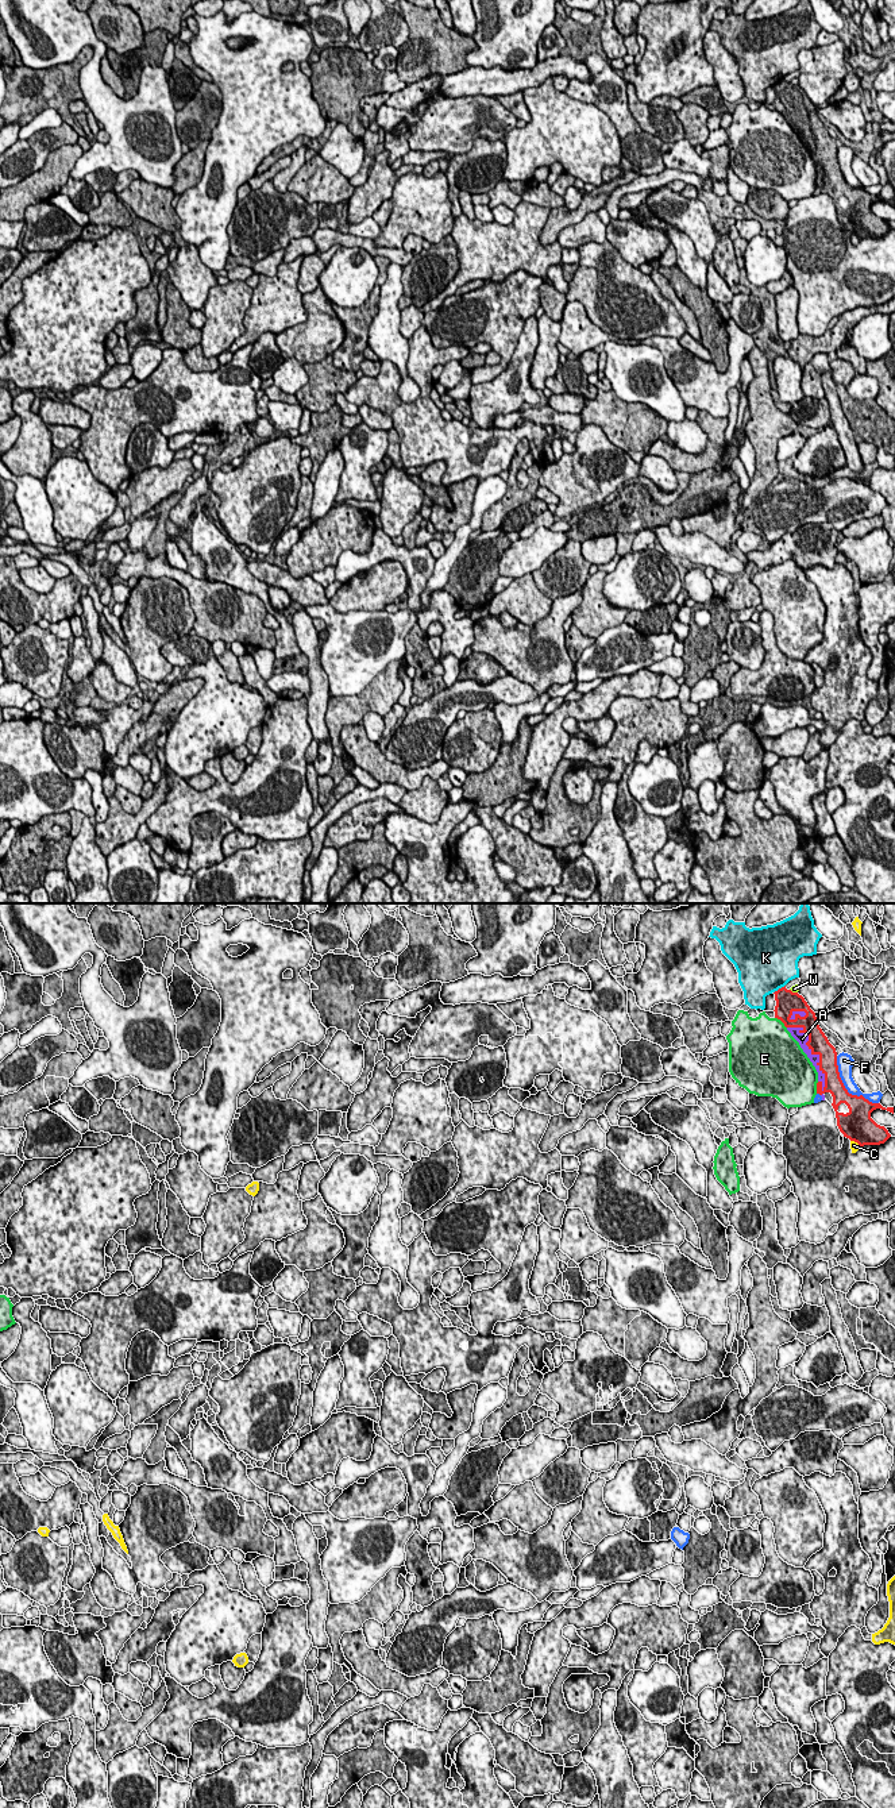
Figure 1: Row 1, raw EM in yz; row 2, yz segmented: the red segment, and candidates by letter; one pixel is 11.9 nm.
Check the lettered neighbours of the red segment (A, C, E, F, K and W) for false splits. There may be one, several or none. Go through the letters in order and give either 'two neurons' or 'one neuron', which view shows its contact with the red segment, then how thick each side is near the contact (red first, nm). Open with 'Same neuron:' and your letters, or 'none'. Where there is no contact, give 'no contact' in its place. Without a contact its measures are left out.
Same neuron: A
A: one neuron | yz | 240/140 nm
C: two neurons | yz | 380/100 nm
E: two neurons | yz | 260/480 nm
F: two neurons | yz | 220/160 nm
K: two neurons | yz | 260/500 nm
W: two neurons | yz | 260/90 nm

